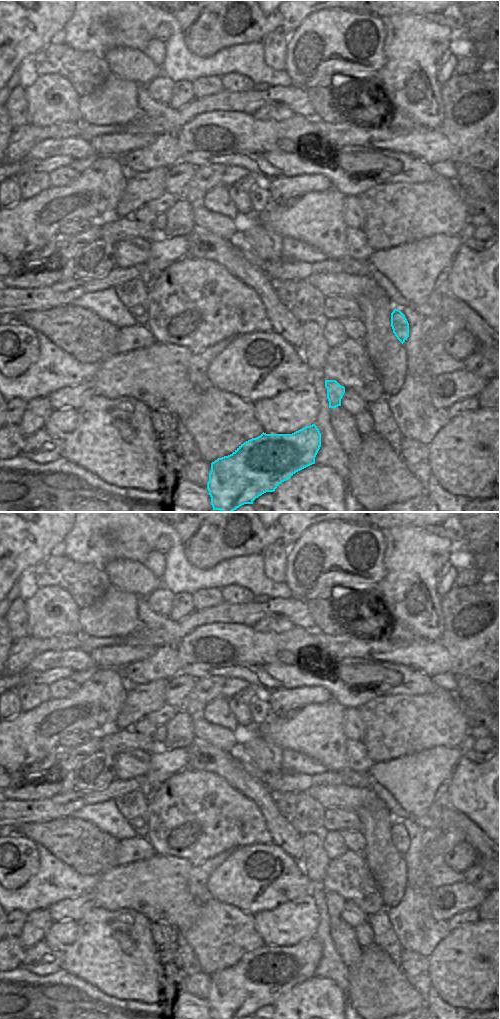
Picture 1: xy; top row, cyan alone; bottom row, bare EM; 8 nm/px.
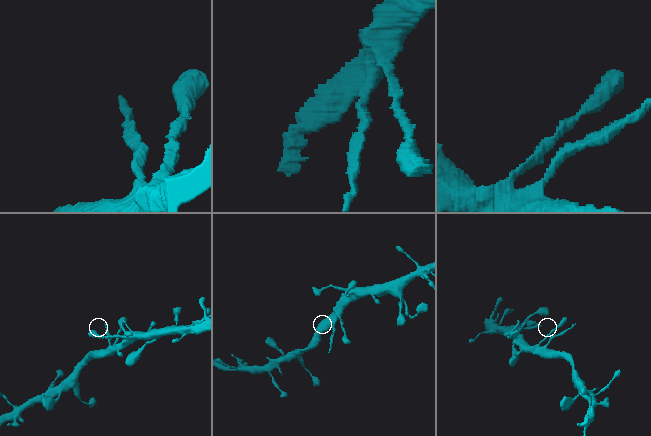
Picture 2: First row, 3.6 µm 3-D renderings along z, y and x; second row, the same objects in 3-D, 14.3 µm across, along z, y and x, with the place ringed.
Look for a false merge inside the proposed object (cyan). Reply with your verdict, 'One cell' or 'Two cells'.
Two cells

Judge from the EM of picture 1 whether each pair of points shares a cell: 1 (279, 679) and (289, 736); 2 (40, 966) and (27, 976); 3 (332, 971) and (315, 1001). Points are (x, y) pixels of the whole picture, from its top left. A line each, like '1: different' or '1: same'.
1: different
2: different
3: different

